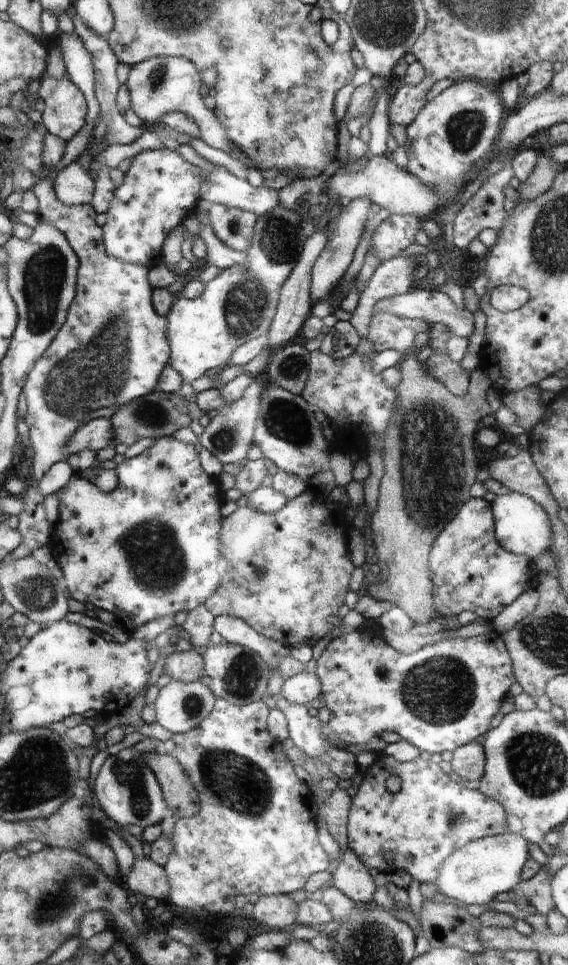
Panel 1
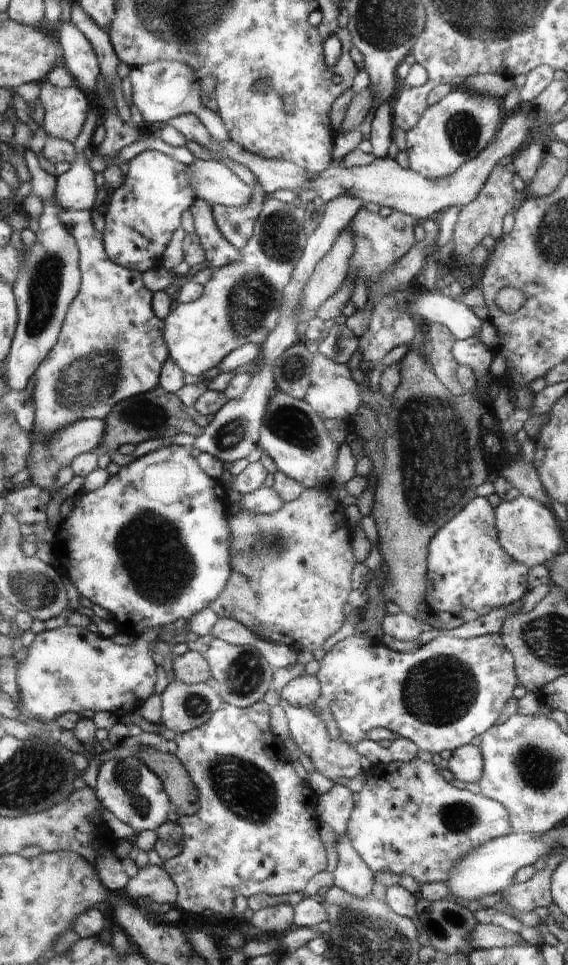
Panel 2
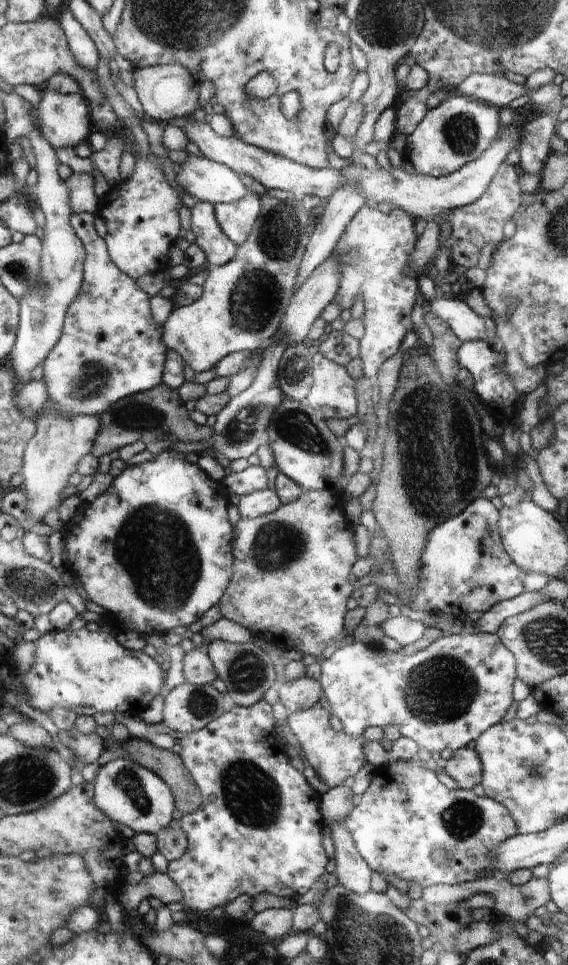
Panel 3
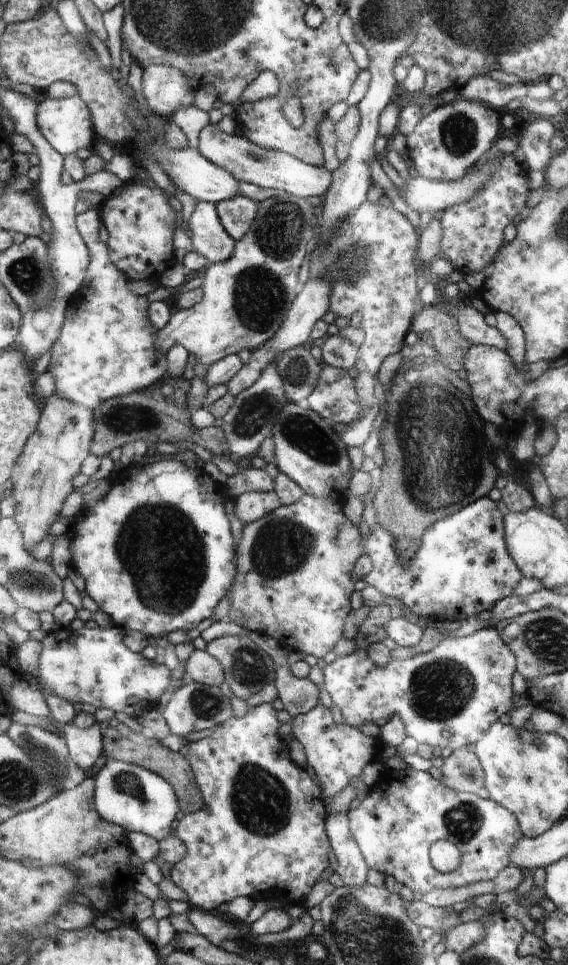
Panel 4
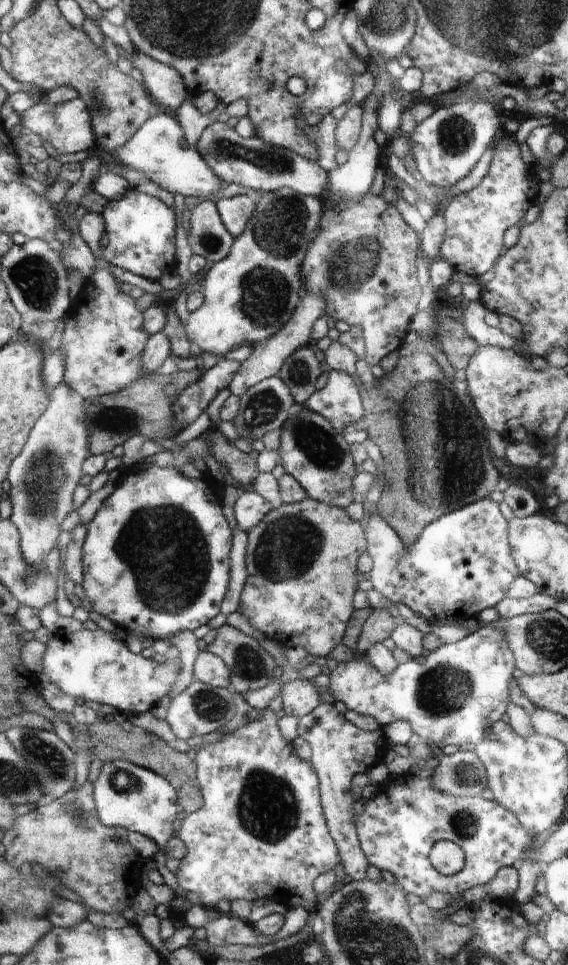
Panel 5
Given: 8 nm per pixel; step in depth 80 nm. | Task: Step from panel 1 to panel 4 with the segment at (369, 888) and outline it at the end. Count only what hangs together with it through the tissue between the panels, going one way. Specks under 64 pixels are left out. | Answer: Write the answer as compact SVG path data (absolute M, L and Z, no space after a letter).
M328 814L327 834L332 850L338 859L338 868L335 870L350 888L366 886L369 867L356 844L348 826L346 814Z

